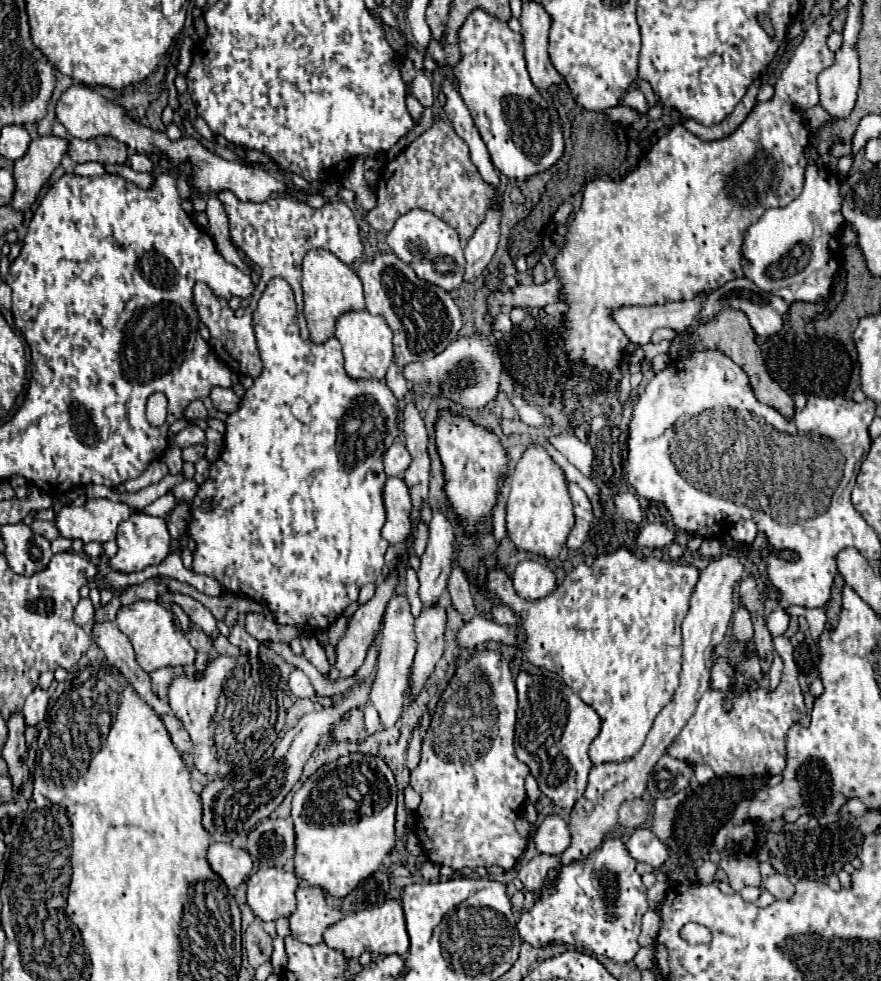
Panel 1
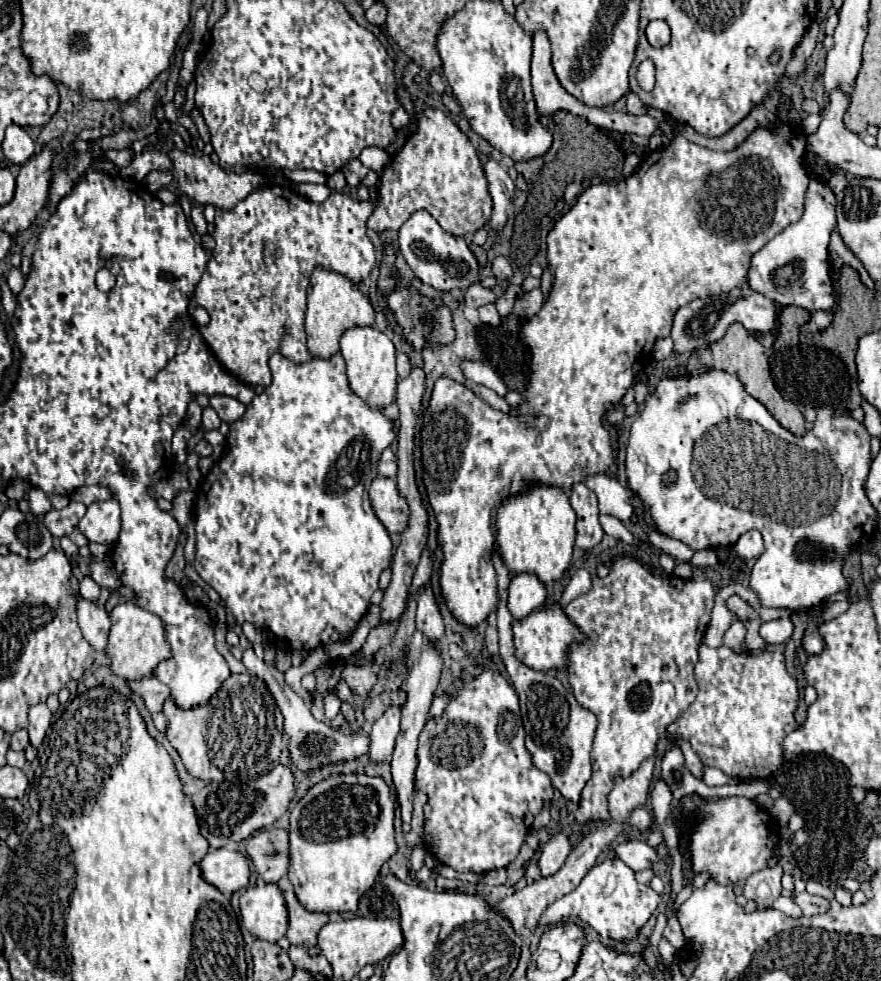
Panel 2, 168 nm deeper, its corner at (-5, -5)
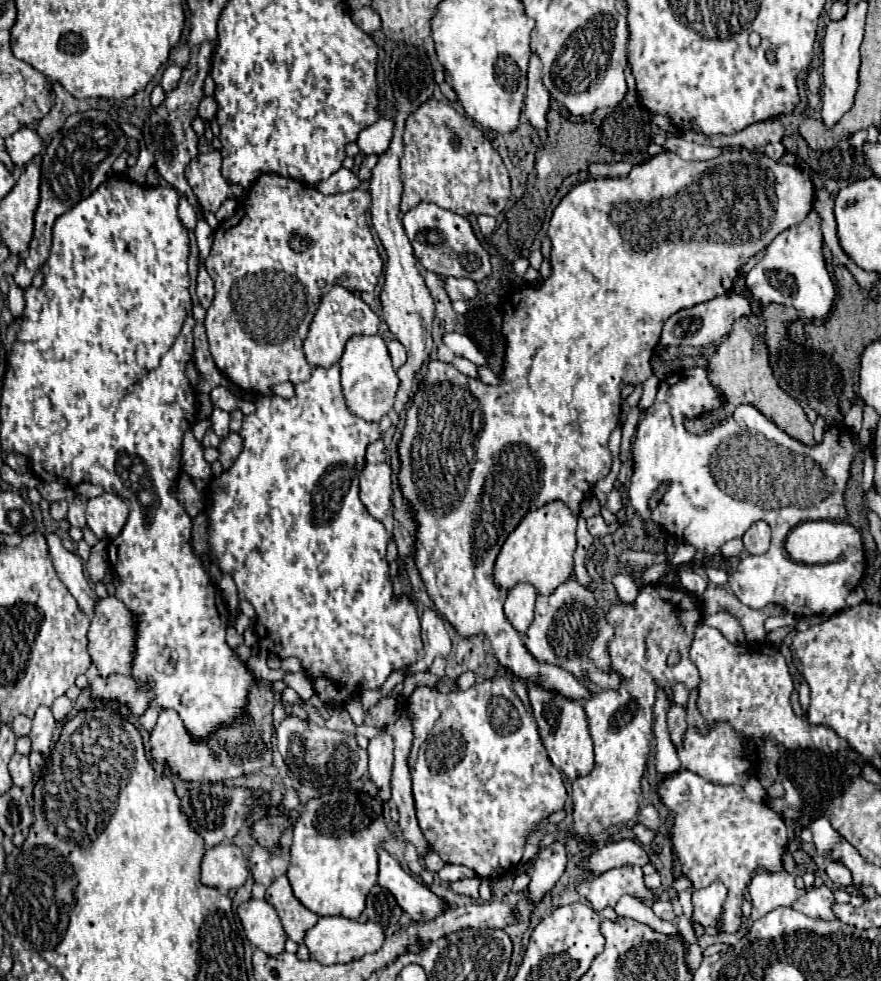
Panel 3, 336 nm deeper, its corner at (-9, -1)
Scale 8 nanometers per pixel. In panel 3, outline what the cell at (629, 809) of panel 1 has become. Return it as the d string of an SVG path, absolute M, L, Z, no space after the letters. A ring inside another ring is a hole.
M641 806L639 814L637 814L637 822L647 826L649 830L657 832L657 828L659 828L659 814L657 814L655 806Z

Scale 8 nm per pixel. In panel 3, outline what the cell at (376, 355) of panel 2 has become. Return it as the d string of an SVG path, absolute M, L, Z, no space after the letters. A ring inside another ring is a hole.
M379 334L351 336L347 340L345 352L339 364L341 364L343 394L349 404L349 410L367 422L379 422L393 408L395 394L399 390L399 378L391 364L391 356L389 356L385 340Z

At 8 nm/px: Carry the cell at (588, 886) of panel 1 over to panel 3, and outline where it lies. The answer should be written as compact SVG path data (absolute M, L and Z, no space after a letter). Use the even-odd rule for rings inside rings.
M631 864L611 868L593 878L585 878L575 886L575 890L583 900L587 900L593 906L595 912L603 908L615 908L619 898L625 894L643 902L655 898L655 894L645 886L641 868Z

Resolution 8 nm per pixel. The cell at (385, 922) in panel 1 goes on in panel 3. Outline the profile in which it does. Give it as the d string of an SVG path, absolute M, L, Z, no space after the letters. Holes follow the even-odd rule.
M325 916L307 932L305 944L315 960L321 964L349 964L365 954L375 954L385 942L385 928L377 922L357 922L345 916Z

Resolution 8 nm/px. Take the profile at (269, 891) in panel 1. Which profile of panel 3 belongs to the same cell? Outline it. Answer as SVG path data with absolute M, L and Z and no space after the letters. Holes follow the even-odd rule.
M247 900L237 908L245 936L255 948L261 948L269 956L277 956L285 950L287 934L279 920L277 910L265 900Z

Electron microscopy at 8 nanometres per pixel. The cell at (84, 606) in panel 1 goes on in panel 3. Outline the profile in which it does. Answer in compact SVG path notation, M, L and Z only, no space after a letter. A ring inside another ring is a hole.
M99 542L95 548L91 548L91 558L87 562L87 574L89 574L89 578L91 578L93 584L97 584L97 582L103 580L107 566L109 566L107 544Z

